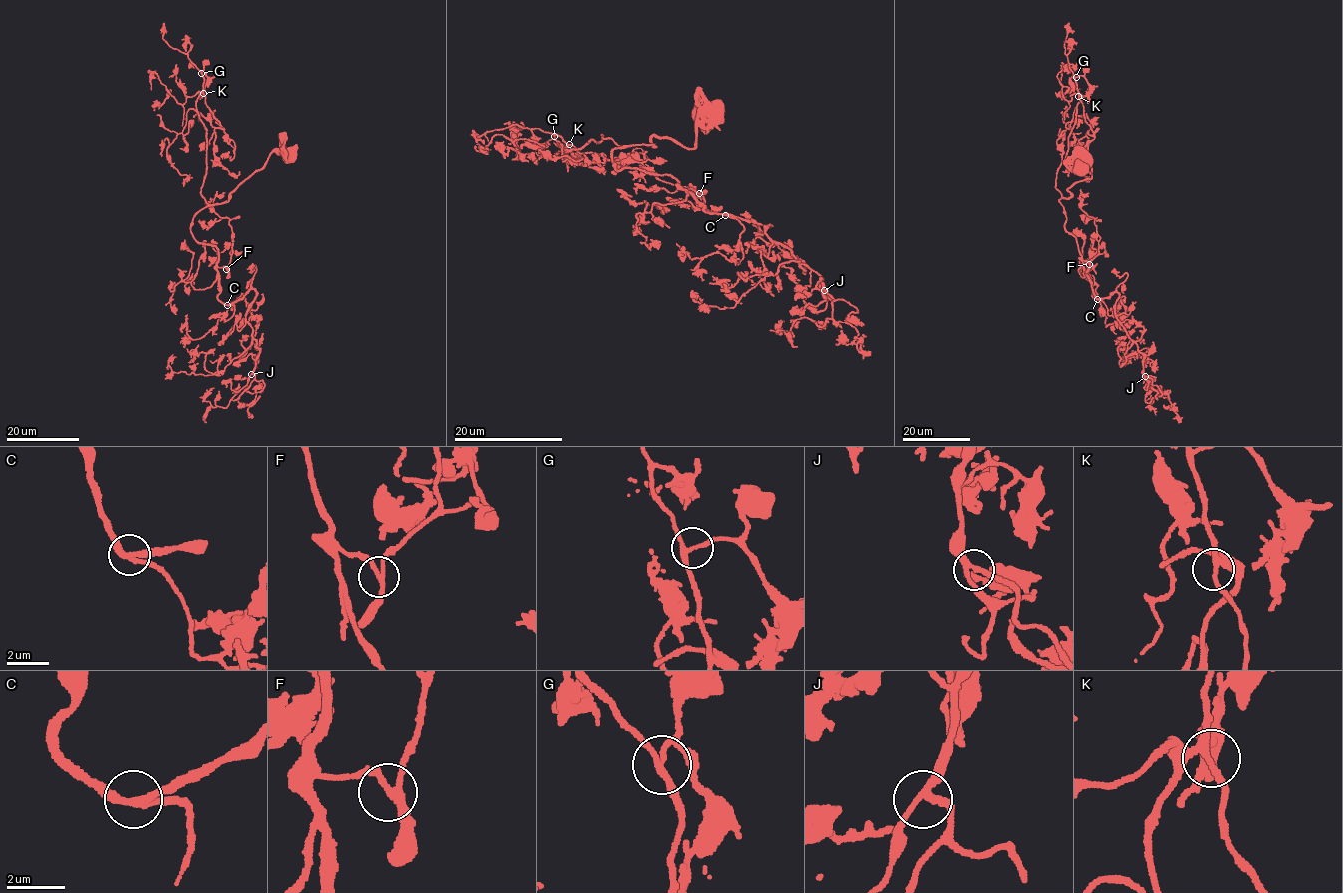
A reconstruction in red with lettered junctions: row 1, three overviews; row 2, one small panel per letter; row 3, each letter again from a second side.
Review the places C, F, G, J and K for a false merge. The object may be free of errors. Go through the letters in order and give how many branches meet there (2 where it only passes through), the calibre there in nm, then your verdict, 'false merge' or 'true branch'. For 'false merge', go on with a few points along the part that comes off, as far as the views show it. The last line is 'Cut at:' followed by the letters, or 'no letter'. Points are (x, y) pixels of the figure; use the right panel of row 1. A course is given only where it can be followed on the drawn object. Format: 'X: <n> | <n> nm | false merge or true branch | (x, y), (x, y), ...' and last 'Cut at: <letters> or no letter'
C: 3 | 220 nm | true branch
F: 3 | 190 nm | true branch
G: 3 | 200 nm | true branch
J: 3 | 220 nm | true branch
K: 3 | 200 nm | true branch
Cut at: no letter

